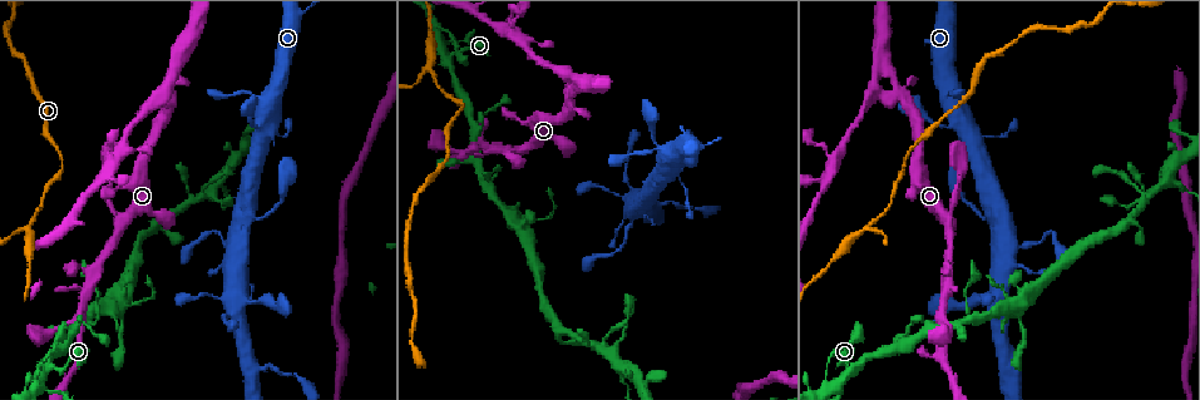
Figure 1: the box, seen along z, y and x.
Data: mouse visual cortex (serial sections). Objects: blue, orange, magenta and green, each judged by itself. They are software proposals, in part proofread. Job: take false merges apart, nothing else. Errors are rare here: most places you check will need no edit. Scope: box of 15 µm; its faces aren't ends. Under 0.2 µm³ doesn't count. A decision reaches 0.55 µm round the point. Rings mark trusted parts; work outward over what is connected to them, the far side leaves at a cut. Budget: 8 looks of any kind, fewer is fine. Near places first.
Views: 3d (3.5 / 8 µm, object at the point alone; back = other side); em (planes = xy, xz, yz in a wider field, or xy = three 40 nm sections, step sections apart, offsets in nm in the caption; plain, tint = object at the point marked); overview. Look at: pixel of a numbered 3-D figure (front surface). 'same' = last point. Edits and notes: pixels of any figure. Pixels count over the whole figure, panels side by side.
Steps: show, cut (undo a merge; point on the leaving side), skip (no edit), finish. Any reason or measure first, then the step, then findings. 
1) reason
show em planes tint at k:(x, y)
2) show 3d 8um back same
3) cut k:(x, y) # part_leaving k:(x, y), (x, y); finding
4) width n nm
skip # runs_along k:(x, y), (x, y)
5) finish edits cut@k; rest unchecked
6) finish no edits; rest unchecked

three-way junction
show 3d 3.5um at 1:(566, 101)

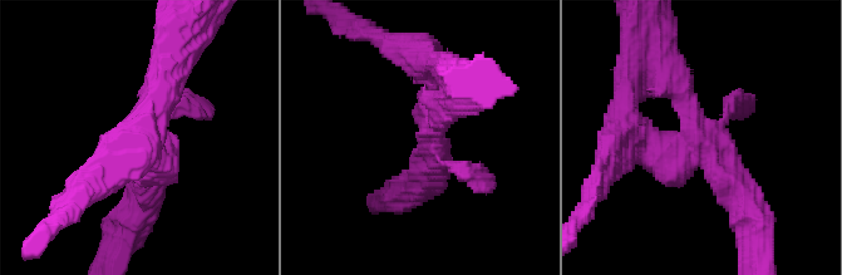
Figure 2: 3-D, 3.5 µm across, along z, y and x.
shape alone is not enough
show em xy step 5 tint at 2:(700, 145)

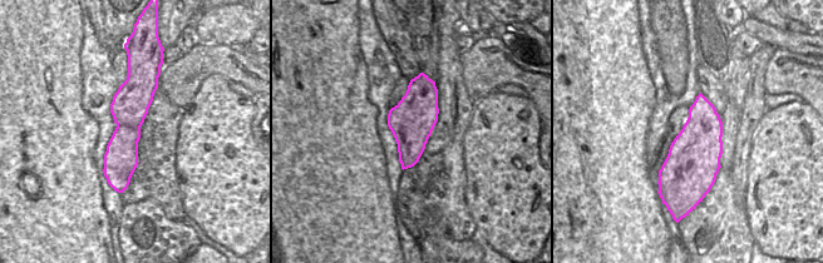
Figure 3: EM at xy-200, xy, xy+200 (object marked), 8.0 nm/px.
cut it another way
show em planes tint same

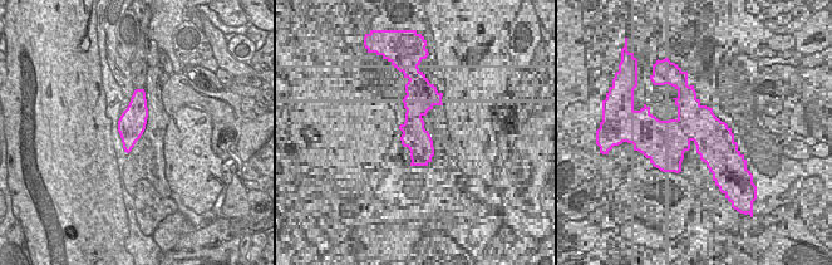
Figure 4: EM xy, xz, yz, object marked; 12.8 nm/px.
width 360 nm
skip # runs_along 2:(747, 210), (704, 145), (628, 145); all the same cell

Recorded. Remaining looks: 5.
thin neck
show 3d 3.5um at 1:(992, 294)

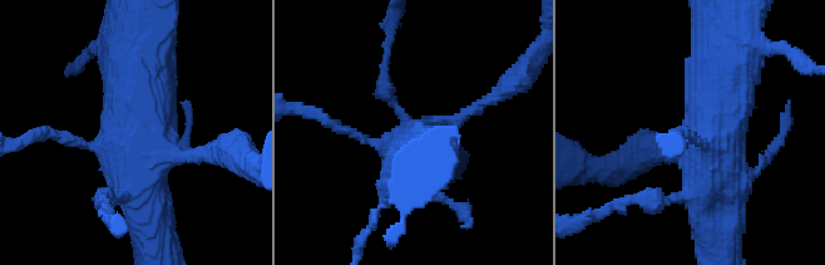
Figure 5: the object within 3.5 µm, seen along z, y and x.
now the EM
show em planes tint at 5:(152, 135)

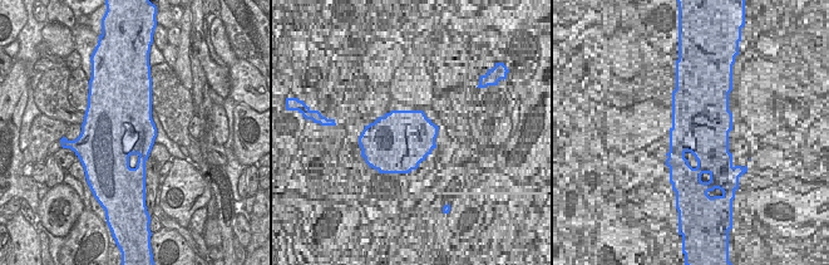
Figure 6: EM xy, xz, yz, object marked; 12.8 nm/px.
skip # runs_along 5:(725, 48), (709, 210); one cell here

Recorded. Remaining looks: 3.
two arms in line, one across
show 3d 3.5um at 1:(865, 227)

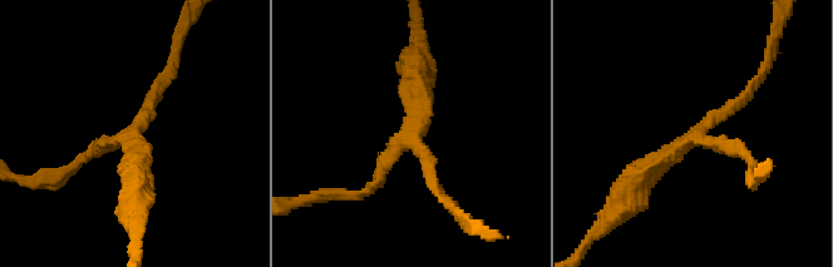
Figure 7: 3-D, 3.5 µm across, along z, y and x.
arms 3; arm_widths 150, 200, 300 nm
skip # runs_along 7:(755, 82), (636, 182); one cell here

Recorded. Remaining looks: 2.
finish no edits; rest unchecked

